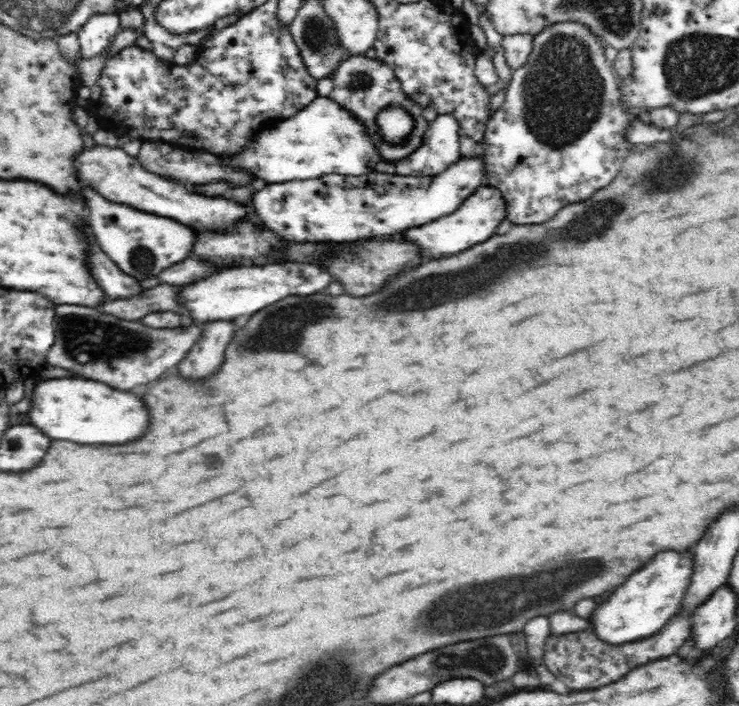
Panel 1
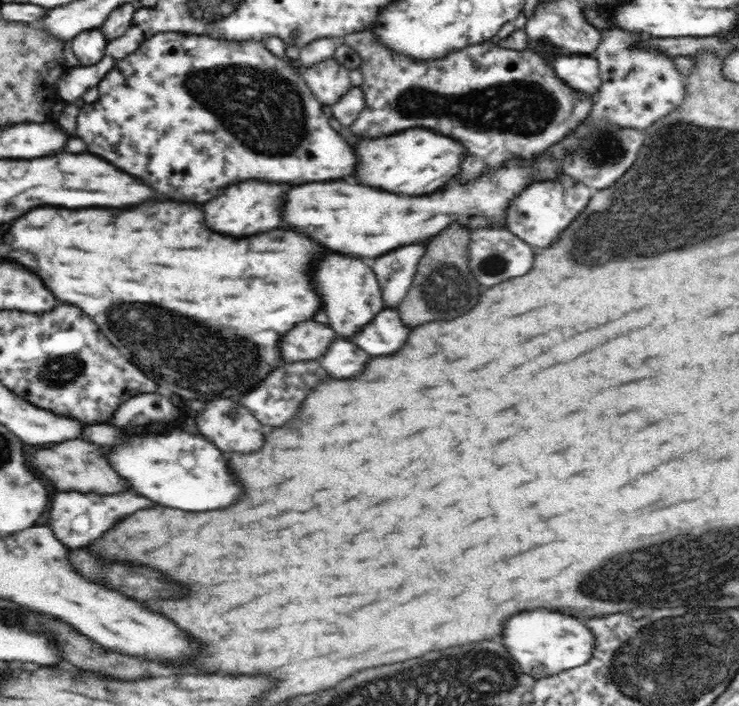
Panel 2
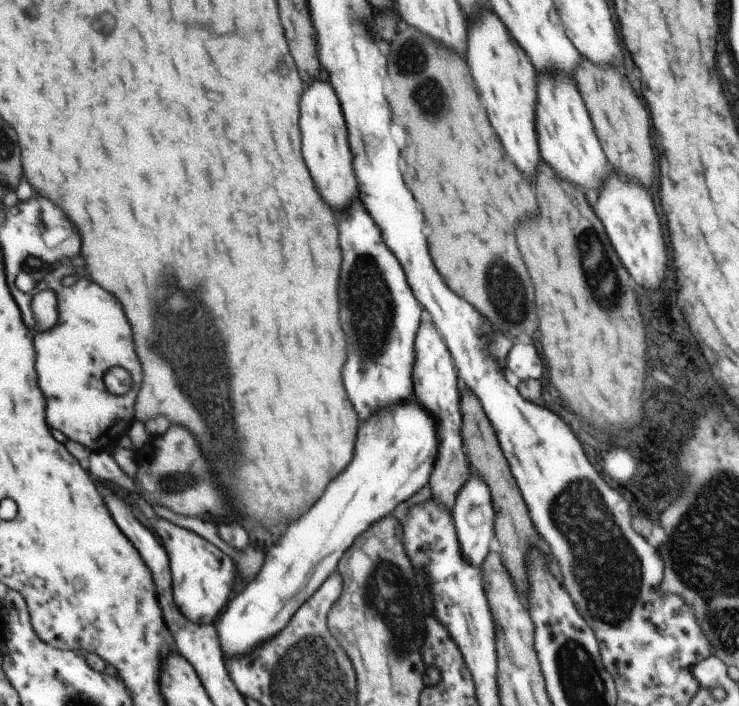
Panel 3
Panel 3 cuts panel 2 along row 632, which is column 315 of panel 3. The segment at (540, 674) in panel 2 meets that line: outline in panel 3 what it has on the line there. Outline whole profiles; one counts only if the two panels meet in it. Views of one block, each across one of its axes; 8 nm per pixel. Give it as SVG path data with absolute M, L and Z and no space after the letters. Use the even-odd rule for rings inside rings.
M414 400L399 408L387 408L359 426L359 444L351 468L327 484L327 492L303 514L266 553L261 572L240 594L234 595L217 625L227 657L240 657L278 635L298 610L335 570L341 554L371 522L387 516L399 502L405 502L427 484L438 434L434 420Z

